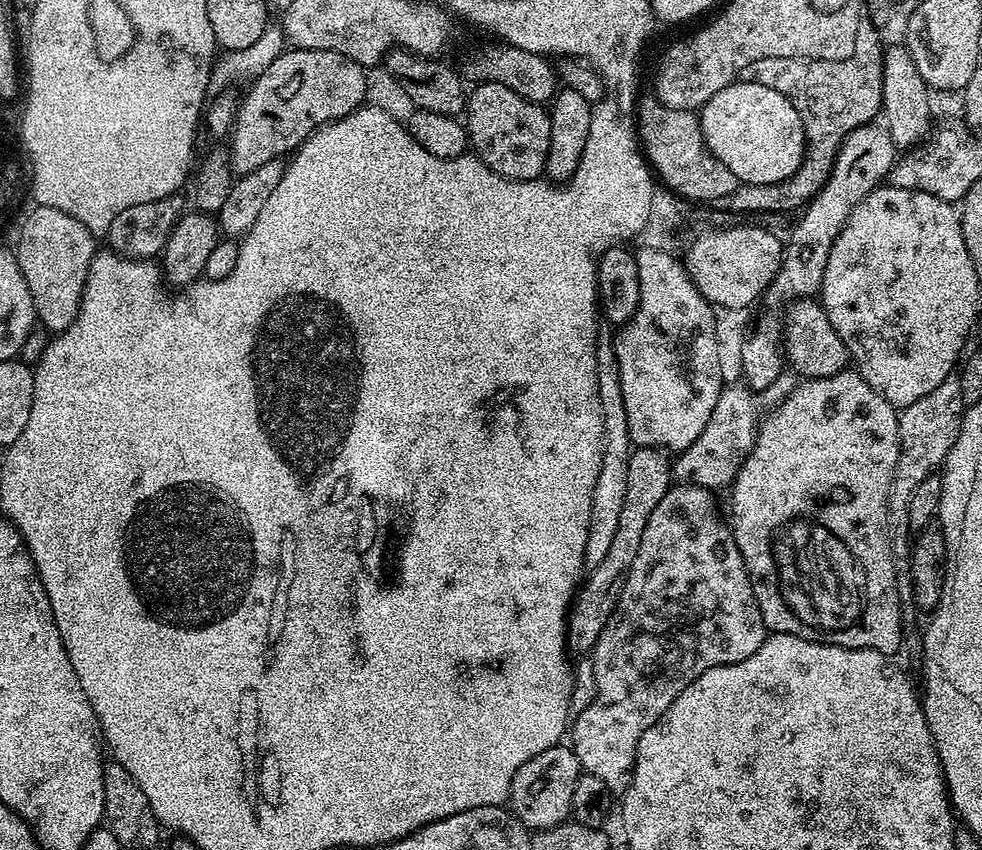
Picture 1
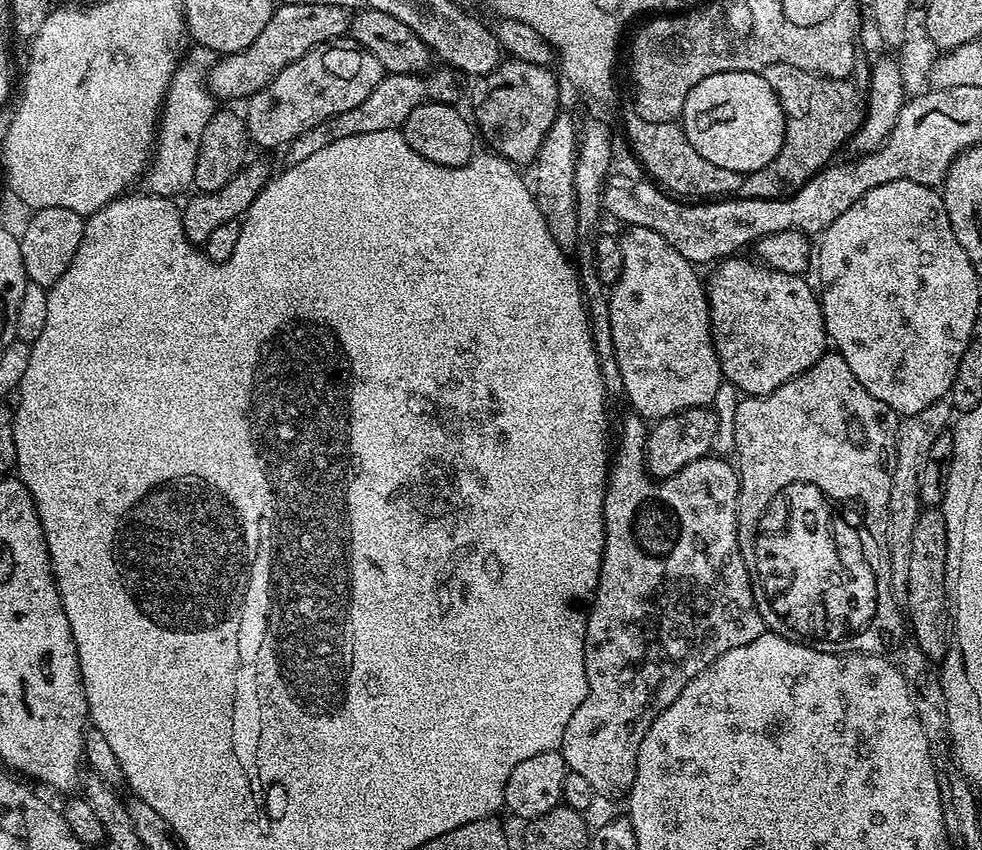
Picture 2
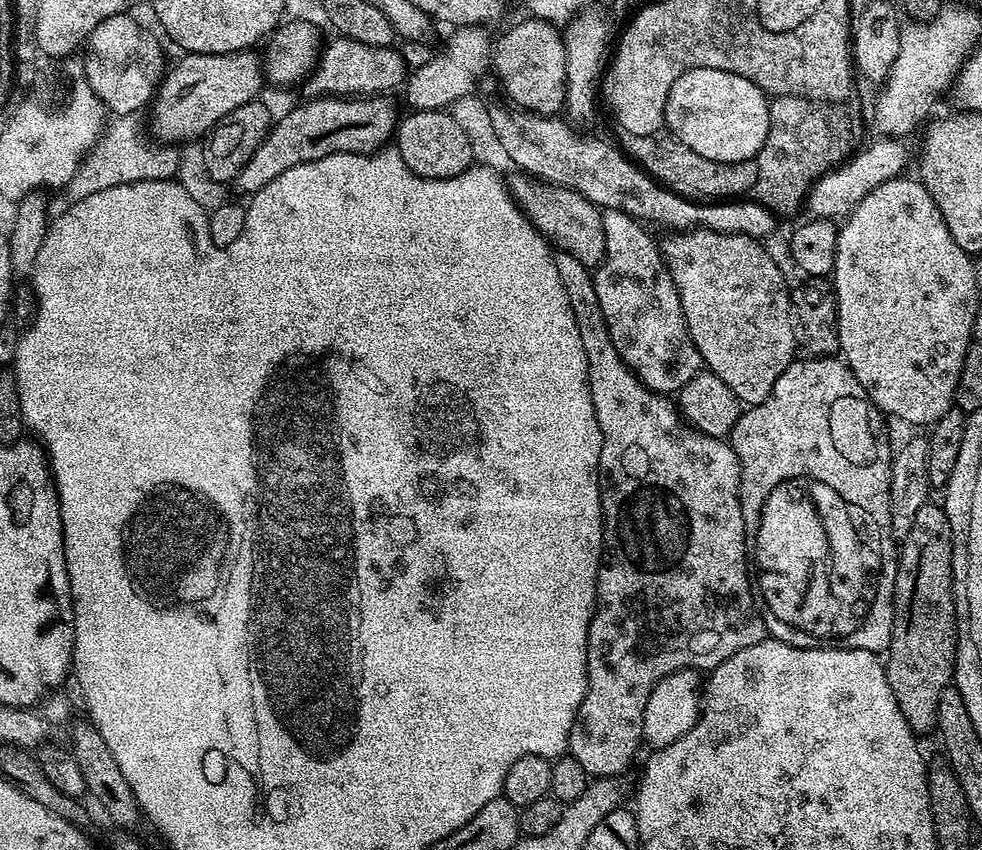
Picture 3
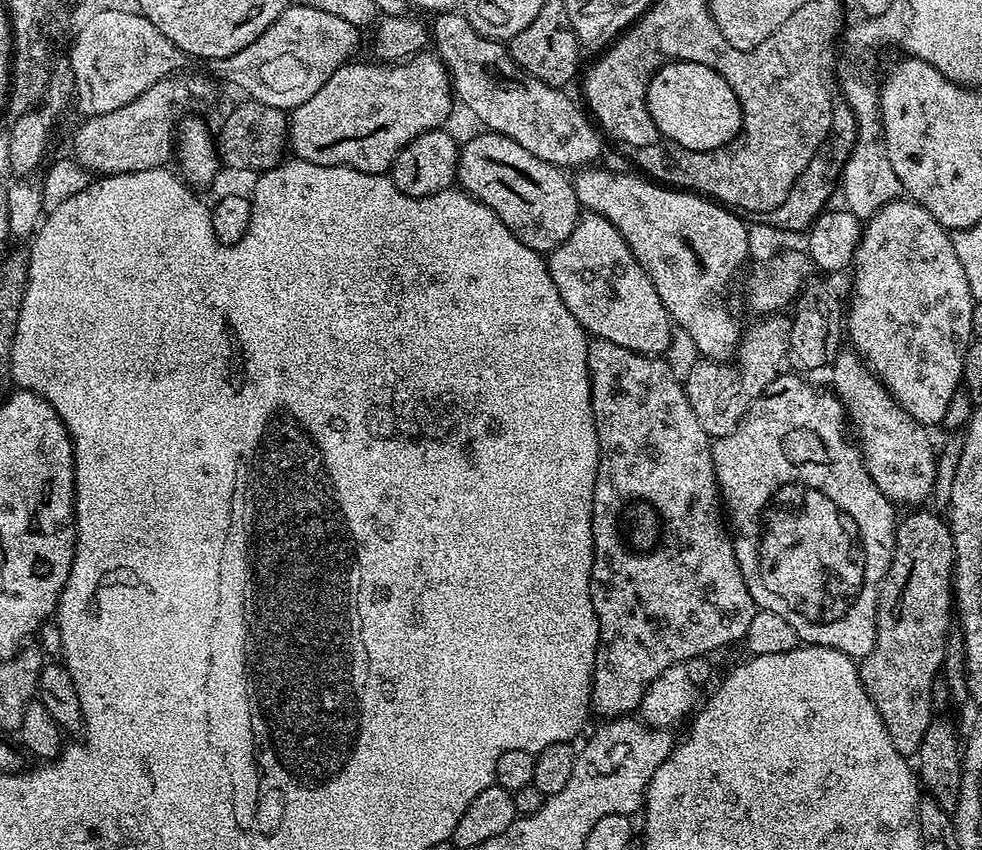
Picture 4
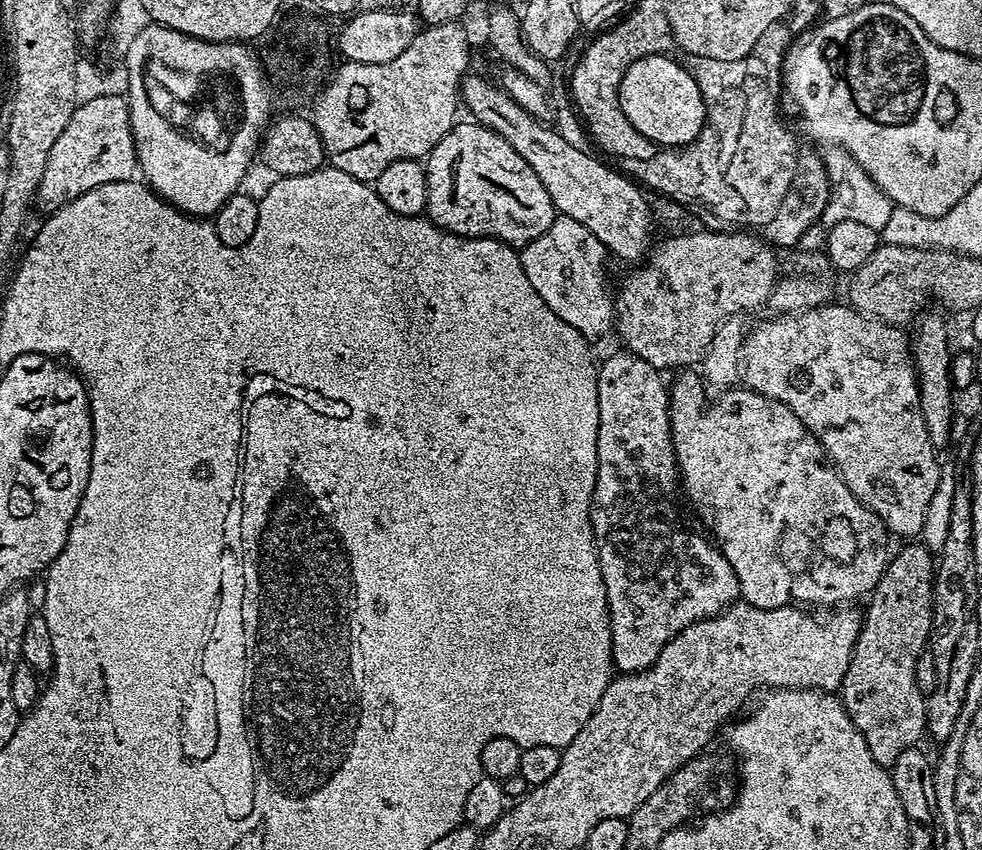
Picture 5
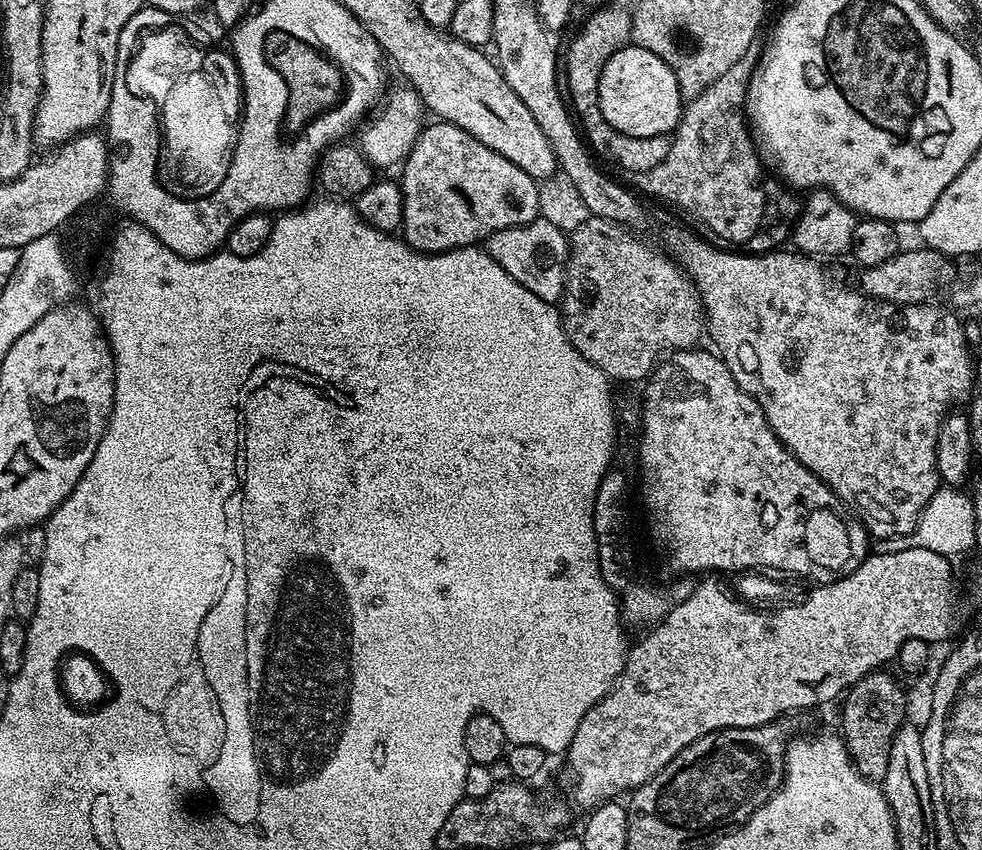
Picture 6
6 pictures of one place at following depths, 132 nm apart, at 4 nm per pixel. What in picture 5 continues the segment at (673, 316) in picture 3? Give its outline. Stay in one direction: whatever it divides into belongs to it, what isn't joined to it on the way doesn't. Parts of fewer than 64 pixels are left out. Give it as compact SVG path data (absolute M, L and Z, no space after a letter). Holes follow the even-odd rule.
M557 215L556 221L534 242L525 244L519 249L522 270L526 270L526 278L538 298L562 318L562 322L570 322L581 337L604 336L614 328L614 288L608 285L608 260L610 253L582 222L574 222L574 218Z

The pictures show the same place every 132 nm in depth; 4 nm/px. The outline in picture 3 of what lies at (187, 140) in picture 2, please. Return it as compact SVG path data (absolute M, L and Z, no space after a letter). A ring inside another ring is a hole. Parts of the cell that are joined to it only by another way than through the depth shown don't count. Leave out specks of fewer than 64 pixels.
M135 115L121 116L113 119L113 124L111 121L103 129L96 144L86 153L67 184L66 193L69 201L90 198L90 194L106 190L110 186L122 186L143 180L171 180L177 175L175 172L180 164L180 156L172 149L175 147L165 146L160 142L148 144L147 138L140 133L136 120Z

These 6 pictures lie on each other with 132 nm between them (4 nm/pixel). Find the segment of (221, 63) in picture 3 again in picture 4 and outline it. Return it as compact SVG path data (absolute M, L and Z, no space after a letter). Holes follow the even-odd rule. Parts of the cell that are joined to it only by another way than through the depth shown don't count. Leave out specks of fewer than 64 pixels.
M176 74L171 78L158 81L150 86L144 93L139 94L133 101L124 106L112 110L110 113L89 116L85 123L76 132L76 141L72 148L74 158L84 167L85 173L95 174L97 177L113 176L114 174L130 174L138 170L150 170L151 168L163 168L174 156L174 137L178 131L180 111L191 100L204 100L212 92L212 84L204 76L182 76Z

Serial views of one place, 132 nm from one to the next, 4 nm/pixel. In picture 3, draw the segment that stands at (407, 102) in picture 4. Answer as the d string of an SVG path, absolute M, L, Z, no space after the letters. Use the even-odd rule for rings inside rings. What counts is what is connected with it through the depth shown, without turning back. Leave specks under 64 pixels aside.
M384 94L367 98L321 96L305 99L305 104L290 109L280 121L277 119L271 125L268 136L238 172L234 187L251 194L294 166L339 152L375 152L385 147L393 139L398 123L396 108L388 99Z

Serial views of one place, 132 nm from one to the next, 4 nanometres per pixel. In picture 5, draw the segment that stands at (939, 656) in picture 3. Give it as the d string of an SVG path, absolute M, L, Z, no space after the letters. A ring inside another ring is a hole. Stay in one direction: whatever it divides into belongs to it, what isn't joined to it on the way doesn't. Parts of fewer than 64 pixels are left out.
M923 543L905 544L908 545L897 556L895 553L889 559L876 587L867 597L868 613L863 613L850 666L838 689L838 695L844 701L844 709L850 714L850 718L866 738L870 752L874 754L874 762L887 769L898 762L898 754L902 754L902 750L917 747L921 743L920 735L923 737L926 732L926 696L920 691L918 678L914 678L914 670L918 666L918 658L929 647L932 635L932 582L936 578L937 565L934 563L933 553Z

